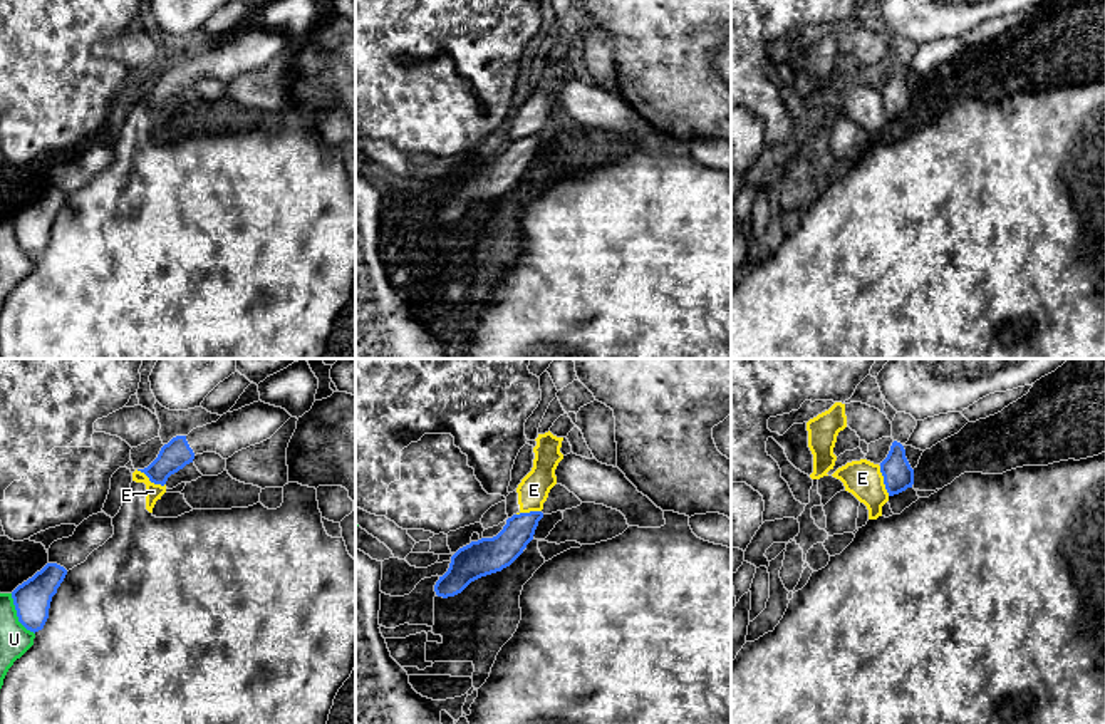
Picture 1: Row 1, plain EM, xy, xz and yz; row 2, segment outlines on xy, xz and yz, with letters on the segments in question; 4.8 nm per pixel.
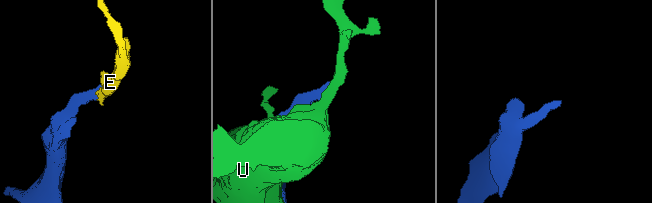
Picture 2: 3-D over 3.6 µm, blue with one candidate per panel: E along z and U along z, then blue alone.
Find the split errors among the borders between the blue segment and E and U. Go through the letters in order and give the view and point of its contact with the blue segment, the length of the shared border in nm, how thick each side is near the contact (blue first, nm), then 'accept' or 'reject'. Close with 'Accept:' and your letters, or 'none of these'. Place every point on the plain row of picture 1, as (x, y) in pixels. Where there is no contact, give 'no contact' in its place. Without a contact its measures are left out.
E: contact xy (151, 106); length 160 nm; calibres 140 and 80 nm; reject
U: contact xy (17, 240); length 240 nm; calibres 180 and 150 nm; reject
Accept: none of these

